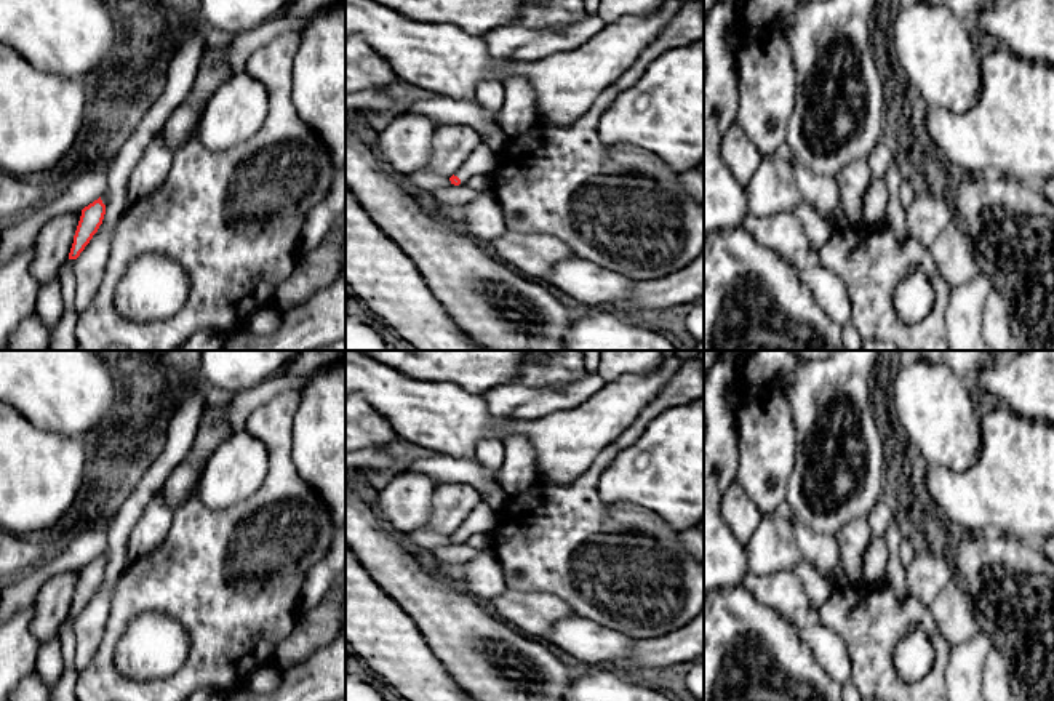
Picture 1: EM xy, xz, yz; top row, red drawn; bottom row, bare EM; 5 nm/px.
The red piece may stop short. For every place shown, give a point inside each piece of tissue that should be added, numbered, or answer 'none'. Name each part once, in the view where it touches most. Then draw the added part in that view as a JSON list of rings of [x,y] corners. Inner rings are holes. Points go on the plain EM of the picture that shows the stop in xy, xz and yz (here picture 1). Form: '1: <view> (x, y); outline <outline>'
1: xz (482, 519); outline [[[481,501],[461,523],[454,535],[461,538],[461,543],[465,543],[473,535],[489,533],[496,527],[496,522],[497,514]]]

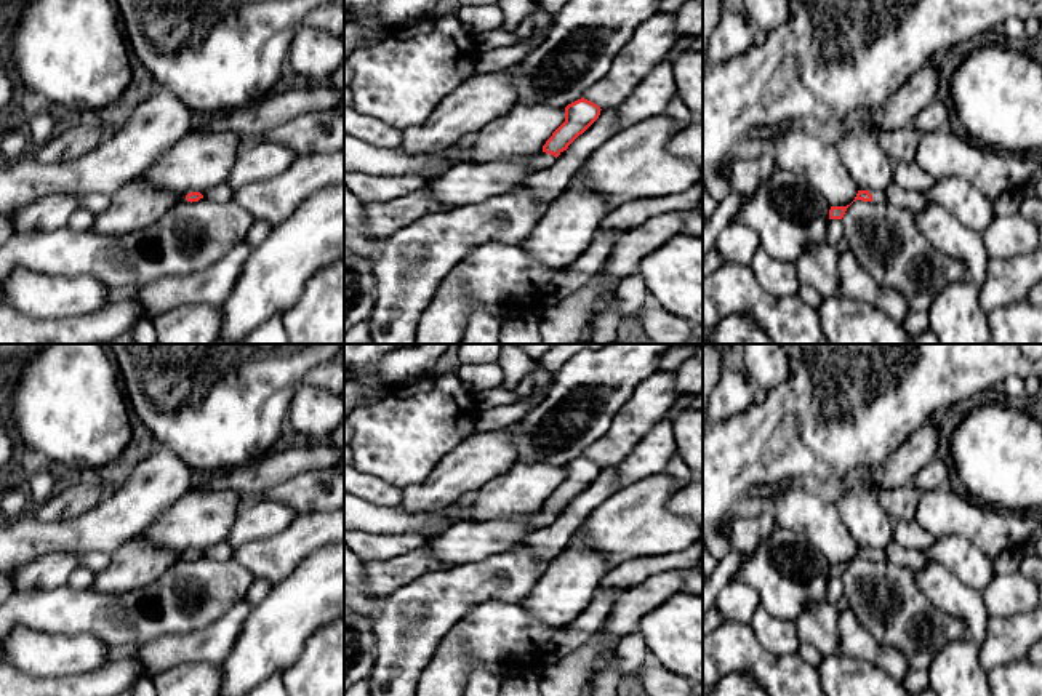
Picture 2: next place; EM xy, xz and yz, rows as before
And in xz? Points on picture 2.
1: xz (545, 519); outline [[[541,509],[541,512],[539,512],[538,517],[535,518],[533,525],[535,525],[536,528],[546,528],[546,526],[552,525],[552,523],[555,522],[555,518],[557,518],[557,517],[555,517],[554,514],[546,512],[546,510]]]

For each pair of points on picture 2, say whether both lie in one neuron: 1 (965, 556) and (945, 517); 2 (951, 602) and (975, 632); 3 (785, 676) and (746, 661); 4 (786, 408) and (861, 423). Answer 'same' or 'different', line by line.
1: different
2: same
3: same
4: same

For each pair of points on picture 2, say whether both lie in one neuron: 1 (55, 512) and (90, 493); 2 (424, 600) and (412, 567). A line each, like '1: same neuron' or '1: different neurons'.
1: same neuron
2: different neurons

